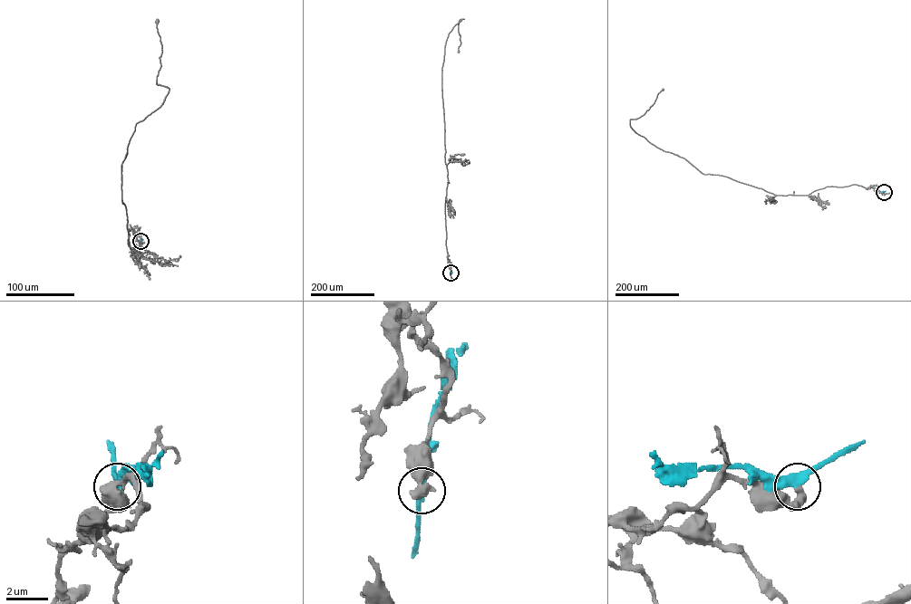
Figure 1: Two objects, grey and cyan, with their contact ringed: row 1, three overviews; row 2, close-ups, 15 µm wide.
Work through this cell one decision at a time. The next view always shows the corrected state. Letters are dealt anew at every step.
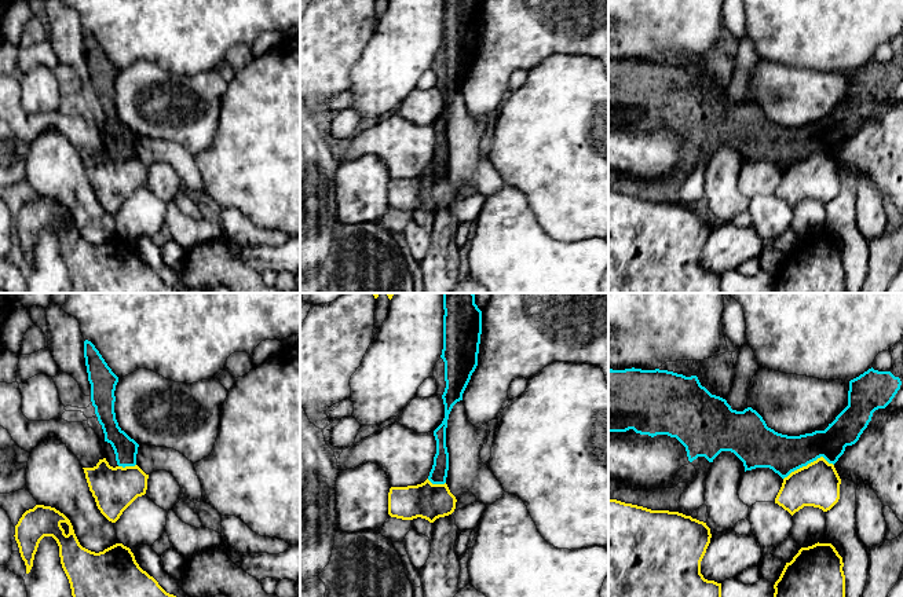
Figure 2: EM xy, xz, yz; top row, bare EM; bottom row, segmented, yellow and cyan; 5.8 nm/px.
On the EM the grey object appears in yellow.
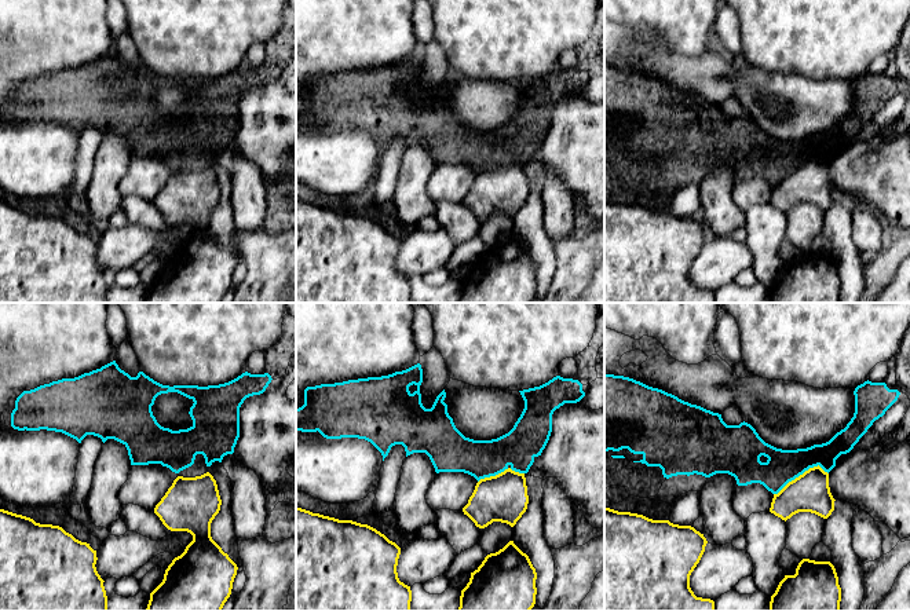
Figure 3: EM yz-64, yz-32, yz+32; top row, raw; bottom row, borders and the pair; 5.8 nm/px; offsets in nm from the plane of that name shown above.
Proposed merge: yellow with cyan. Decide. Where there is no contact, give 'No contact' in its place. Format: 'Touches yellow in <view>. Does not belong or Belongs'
Touches yellow in yz. Does not belong

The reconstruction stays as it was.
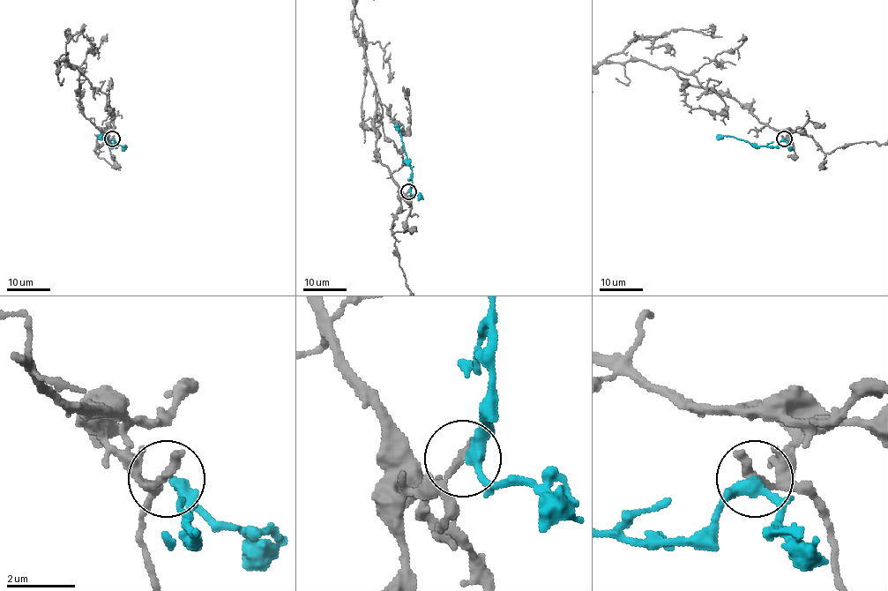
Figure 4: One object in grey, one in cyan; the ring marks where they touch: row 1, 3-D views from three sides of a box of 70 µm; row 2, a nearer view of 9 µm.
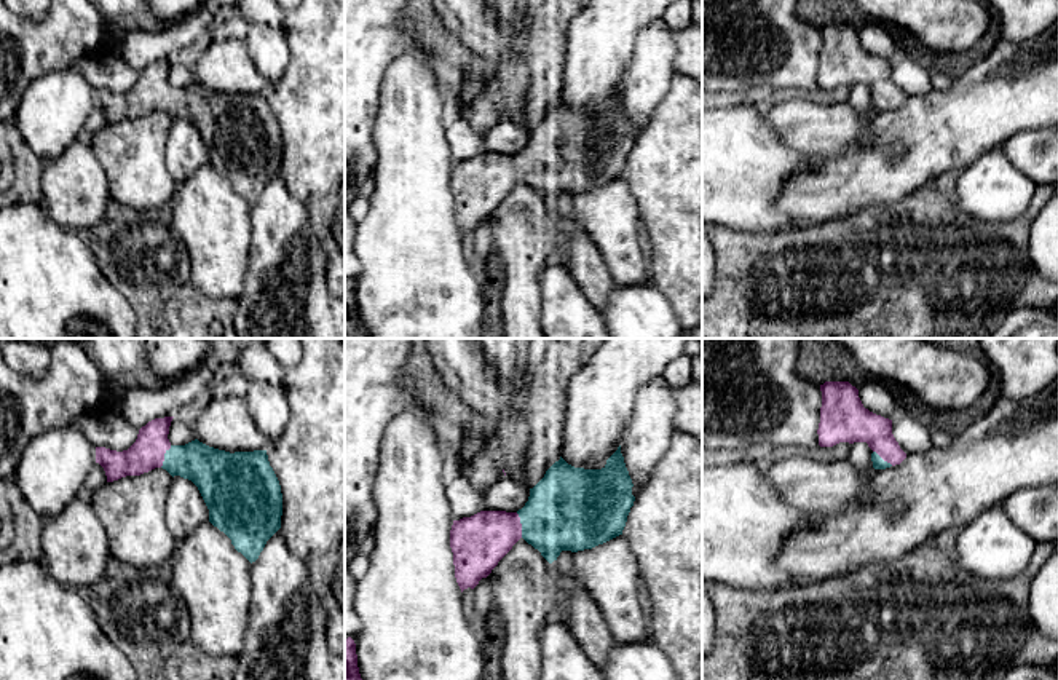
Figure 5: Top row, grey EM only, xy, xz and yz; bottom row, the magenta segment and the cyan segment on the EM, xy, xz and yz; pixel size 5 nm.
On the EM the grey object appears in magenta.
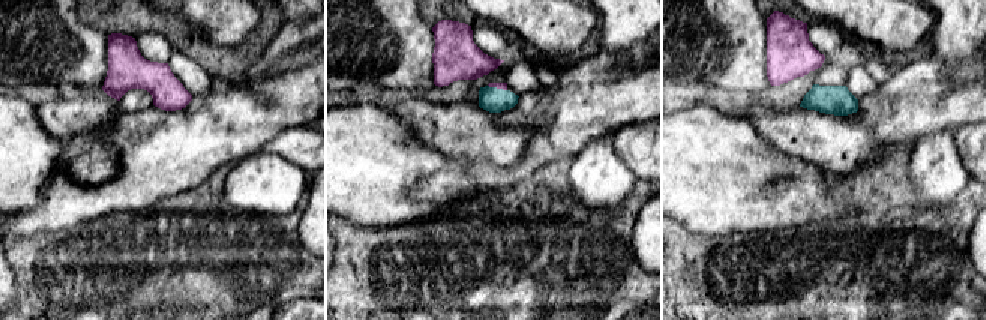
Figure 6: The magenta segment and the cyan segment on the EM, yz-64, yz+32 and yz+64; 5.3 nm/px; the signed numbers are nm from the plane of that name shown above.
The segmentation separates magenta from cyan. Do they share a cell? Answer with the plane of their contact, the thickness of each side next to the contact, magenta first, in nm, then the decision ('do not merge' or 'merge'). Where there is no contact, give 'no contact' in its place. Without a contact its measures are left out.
contact in xz; calibres 280 and 400 nm; merge

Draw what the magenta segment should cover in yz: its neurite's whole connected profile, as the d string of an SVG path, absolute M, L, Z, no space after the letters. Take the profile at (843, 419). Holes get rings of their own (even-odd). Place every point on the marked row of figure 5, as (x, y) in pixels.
M825 382L820 391L822 407L817 429L820 447L867 442L873 450L874 469L900 465L906 458L892 434L892 420L865 409L855 386L849 382Z

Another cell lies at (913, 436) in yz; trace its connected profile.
M900 407L892 418L892 434L906 455L930 450L930 428Z

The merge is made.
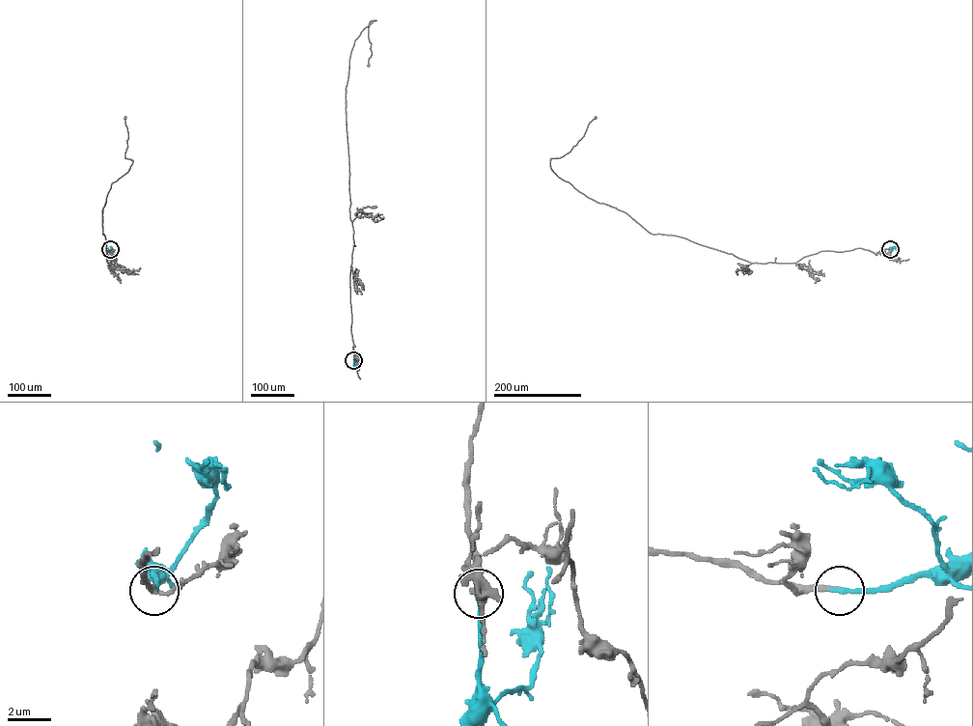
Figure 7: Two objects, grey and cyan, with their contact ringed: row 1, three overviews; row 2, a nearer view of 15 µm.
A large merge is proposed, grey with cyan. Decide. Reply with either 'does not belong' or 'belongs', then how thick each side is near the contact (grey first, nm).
belongs | 180/240 nm

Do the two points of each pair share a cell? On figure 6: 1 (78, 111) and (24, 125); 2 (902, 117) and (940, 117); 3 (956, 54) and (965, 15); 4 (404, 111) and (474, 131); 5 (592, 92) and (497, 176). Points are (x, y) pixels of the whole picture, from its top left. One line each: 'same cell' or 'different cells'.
1: different cells
2: same cell
3: same cell
4: same cell
5: same cell

